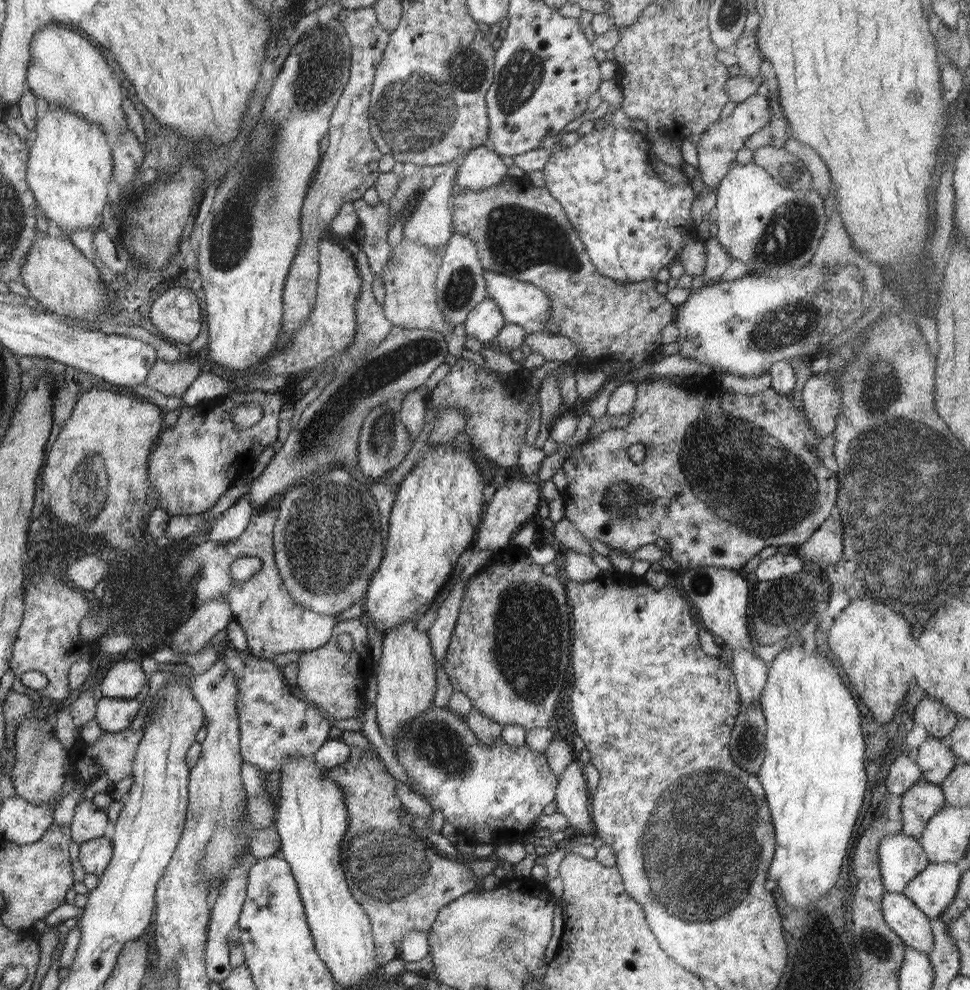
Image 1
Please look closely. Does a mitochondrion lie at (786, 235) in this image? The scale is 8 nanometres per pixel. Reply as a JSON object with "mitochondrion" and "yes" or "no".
{"mitochondrion":"yes"}

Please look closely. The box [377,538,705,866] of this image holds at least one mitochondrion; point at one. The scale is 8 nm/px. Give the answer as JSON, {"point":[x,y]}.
{"point":[529,643]}

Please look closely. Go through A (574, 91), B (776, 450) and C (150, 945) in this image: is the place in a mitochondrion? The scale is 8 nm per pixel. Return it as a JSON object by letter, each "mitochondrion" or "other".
{"A":"other","B":"other","C":"other"}

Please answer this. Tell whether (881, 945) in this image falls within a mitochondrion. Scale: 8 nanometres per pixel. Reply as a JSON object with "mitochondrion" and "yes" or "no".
{"mitochondrion":"yes"}

